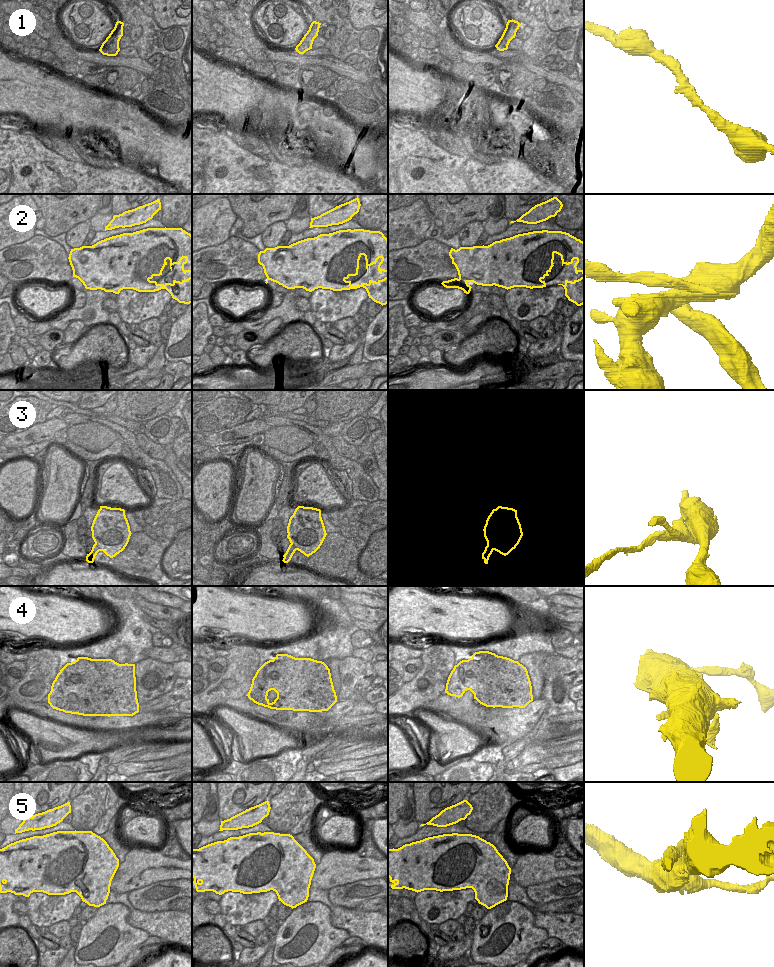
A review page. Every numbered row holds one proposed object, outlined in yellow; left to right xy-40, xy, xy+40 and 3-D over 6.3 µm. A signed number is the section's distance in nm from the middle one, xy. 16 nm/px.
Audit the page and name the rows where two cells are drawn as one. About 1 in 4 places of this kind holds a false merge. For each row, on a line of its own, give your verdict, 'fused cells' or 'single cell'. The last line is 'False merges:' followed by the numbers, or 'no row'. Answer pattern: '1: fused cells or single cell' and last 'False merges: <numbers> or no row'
1: single cell
2: fused cells
3: fused cells
4: single cell
5: fused cells
False merges: 2, 3, 5

